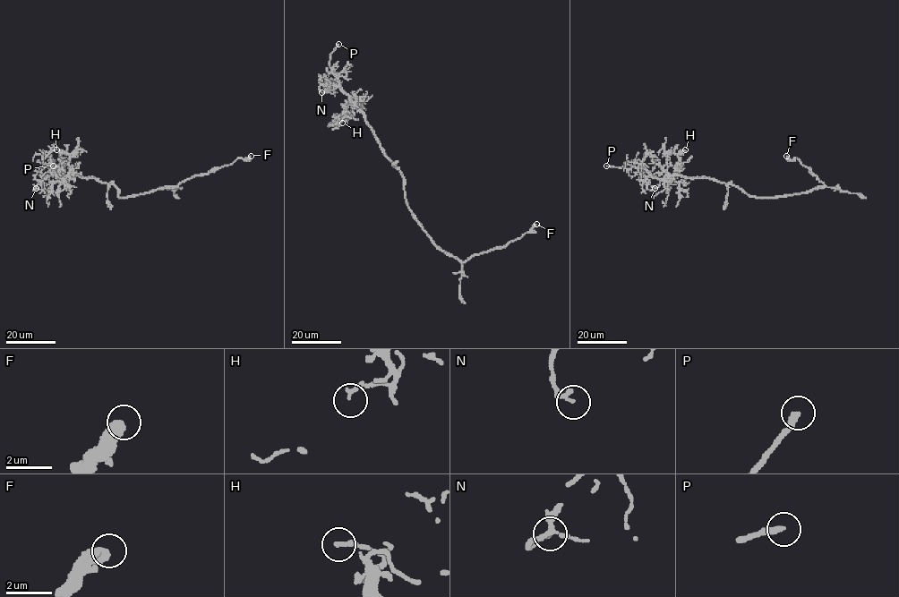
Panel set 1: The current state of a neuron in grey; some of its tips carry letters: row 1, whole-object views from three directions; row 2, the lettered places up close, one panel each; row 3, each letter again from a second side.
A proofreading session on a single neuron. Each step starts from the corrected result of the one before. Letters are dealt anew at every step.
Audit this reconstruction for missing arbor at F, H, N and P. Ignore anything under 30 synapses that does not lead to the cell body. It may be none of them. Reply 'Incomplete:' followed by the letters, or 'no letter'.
Incomplete: P

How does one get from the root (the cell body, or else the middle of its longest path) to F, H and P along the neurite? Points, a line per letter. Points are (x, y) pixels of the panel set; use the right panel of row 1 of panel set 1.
F: (757, 197), (792, 195), (825, 185), (796, 157), (791, 160), (786, 156)
H: (757, 197), (714, 179), (669, 174), (667, 180), (672, 178), (677, 170), (679, 154), (685, 149)
P: (757, 197), (714, 179), (682, 175), (656, 178), (643, 168), (629, 165), (620, 167), (606, 166)

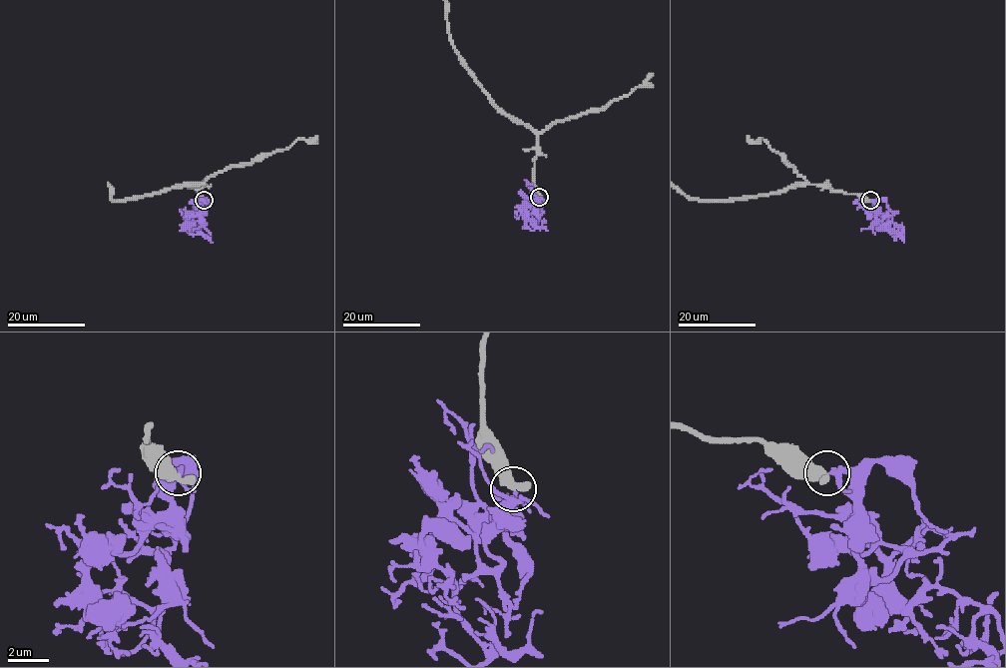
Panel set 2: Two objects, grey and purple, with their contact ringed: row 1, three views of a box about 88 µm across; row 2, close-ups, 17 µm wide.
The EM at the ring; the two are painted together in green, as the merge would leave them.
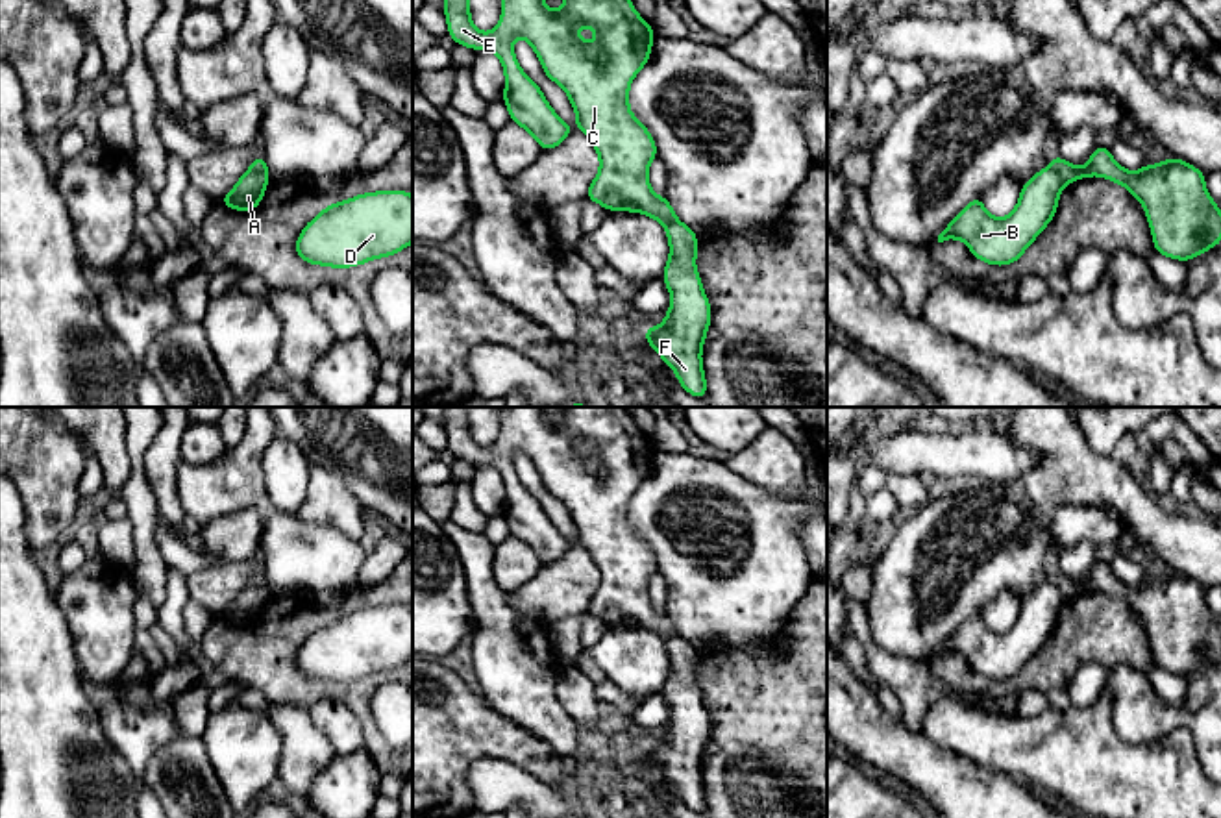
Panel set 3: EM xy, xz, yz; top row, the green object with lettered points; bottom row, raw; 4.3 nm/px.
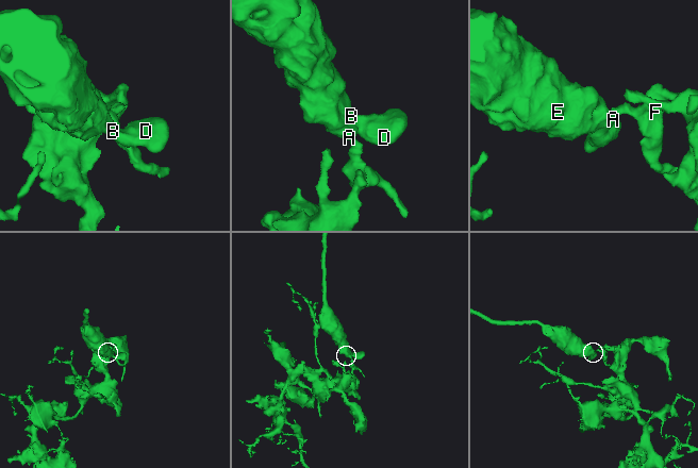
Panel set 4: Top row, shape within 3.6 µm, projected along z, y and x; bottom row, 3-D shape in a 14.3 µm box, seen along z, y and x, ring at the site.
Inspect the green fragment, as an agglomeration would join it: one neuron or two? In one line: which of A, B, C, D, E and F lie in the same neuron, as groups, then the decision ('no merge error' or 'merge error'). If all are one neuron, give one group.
A B C D E / F; merge error

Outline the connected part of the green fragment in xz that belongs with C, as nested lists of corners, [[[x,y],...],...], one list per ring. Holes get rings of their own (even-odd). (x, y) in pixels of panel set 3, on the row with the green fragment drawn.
[[[444,0],[448,35],[472,50],[490,50],[503,63],[503,102],[511,120],[529,131],[542,150],[551,150],[568,139],[570,126],[551,109],[540,87],[520,68],[512,43],[516,37],[529,41],[549,80],[561,85],[577,117],[577,128],[590,139],[599,155],[599,172],[592,180],[586,198],[609,211],[644,213],[662,226],[677,220],[666,196],[657,196],[648,180],[648,170],[657,159],[657,144],[648,128],[629,109],[629,85],[651,56],[653,28],[631,0],[564,0],[559,11],[548,9],[544,0],[503,0],[498,26],[483,33],[472,24],[470,0]],[[588,26],[598,41],[577,37],[577,28]]]

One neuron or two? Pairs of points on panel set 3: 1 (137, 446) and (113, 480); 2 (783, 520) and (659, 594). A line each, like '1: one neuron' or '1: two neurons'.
1: two neurons
2: two neurons

